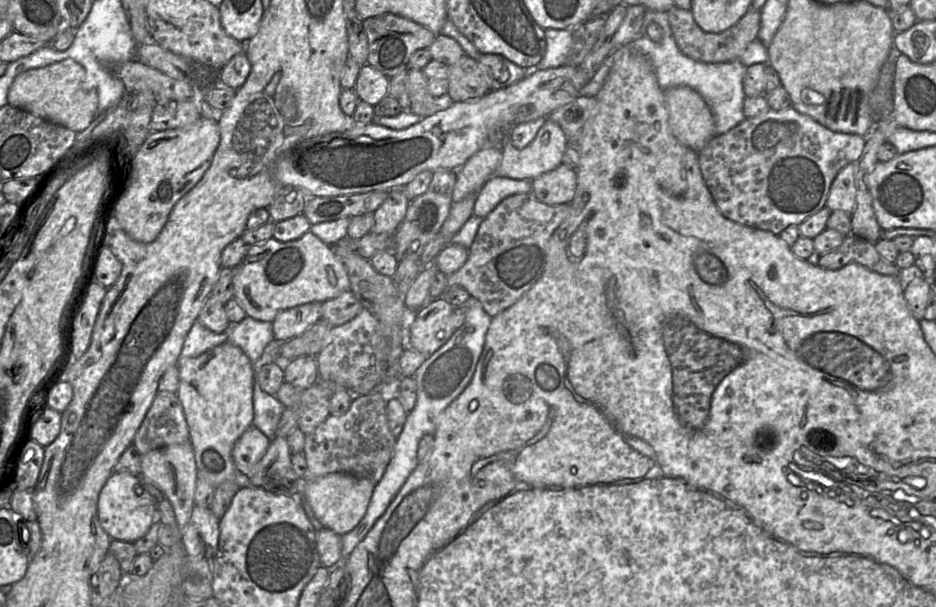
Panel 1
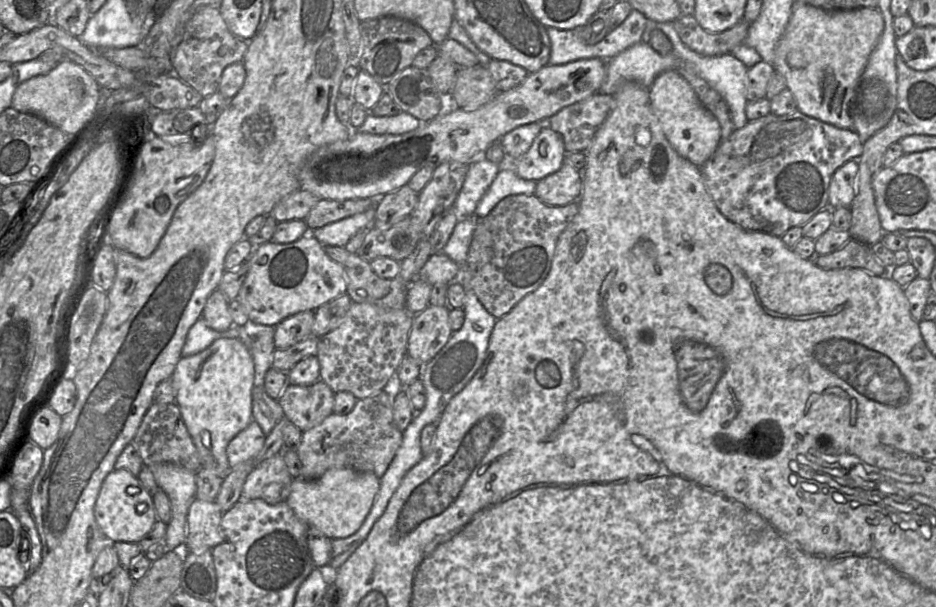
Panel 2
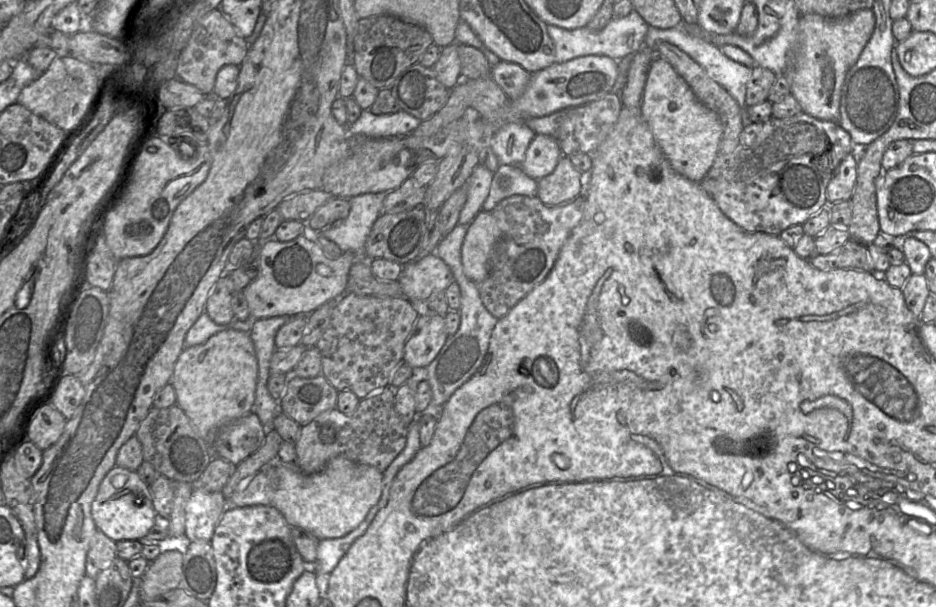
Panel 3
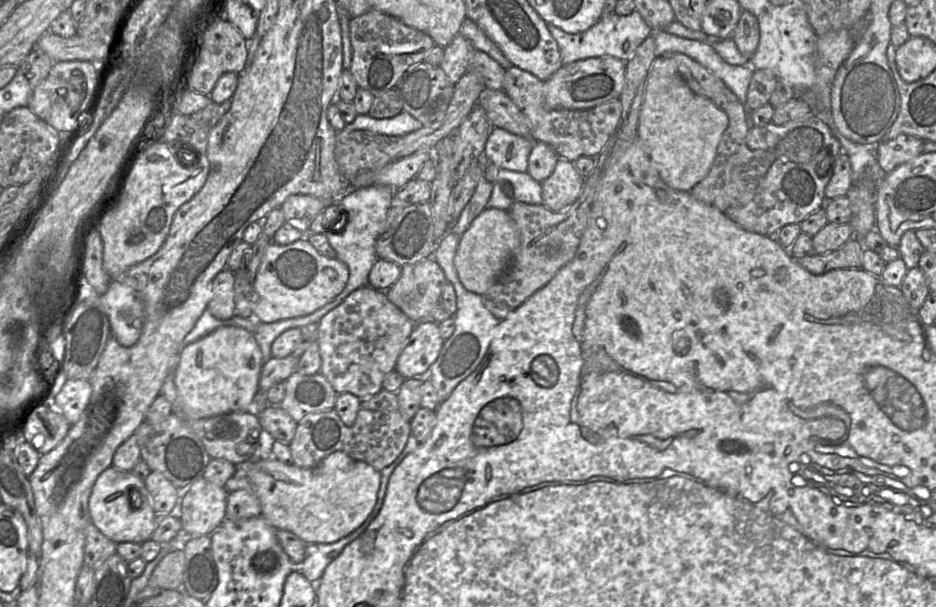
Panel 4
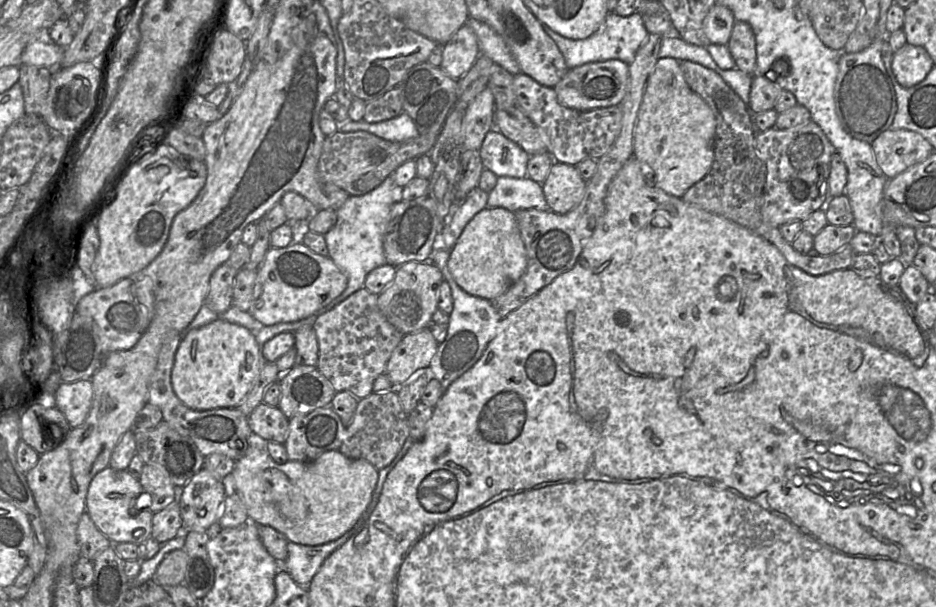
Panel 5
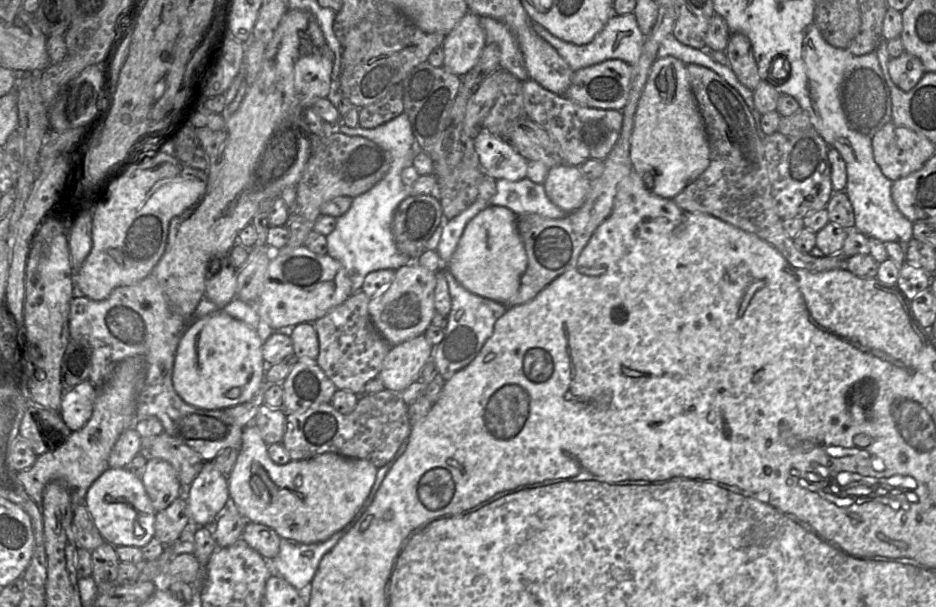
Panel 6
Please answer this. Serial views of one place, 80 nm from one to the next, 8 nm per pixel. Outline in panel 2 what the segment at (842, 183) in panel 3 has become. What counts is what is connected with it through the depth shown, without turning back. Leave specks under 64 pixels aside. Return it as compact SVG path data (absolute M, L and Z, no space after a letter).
M850 160L838 168L829 184L829 208L850 208L855 197L858 161Z

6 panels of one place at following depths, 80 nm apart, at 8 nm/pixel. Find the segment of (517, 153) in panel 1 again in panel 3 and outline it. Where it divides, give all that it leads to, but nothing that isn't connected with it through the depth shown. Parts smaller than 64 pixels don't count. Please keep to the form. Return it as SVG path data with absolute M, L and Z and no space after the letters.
M535 135L519 167L526 175L538 181L554 171L561 156L563 154L554 138Z

